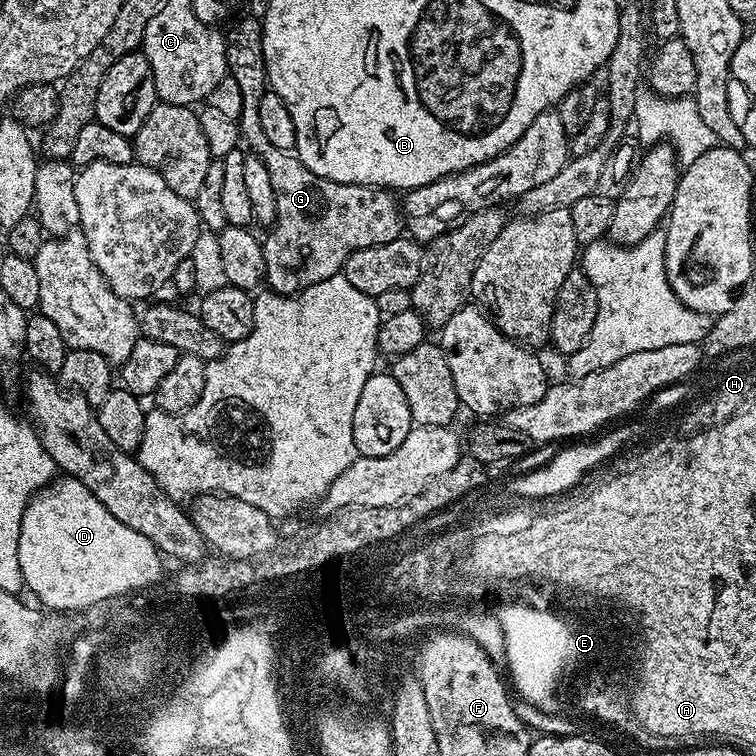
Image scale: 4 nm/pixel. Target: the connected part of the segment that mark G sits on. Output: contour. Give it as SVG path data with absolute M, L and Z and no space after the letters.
M245 14L241 20L233 19L227 25L228 32L223 33L226 46L226 62L228 75L238 82L242 89L242 114L238 121L240 139L249 144L251 155L259 156L262 166L270 174L270 186L274 186L274 202L276 203L276 221L267 229L268 237L263 237L264 245L264 279L267 287L284 296L295 296L297 292L306 290L314 283L323 282L326 278L342 272L346 258L354 250L362 250L370 246L382 246L386 242L394 242L402 236L402 204L395 200L393 193L386 188L374 188L371 184L345 184L343 180L322 178L305 166L299 156L292 152L278 150L278 146L270 146L266 134L262 134L262 125L258 115L258 98L266 91L268 71L264 65L262 38L264 25L257 17Z

